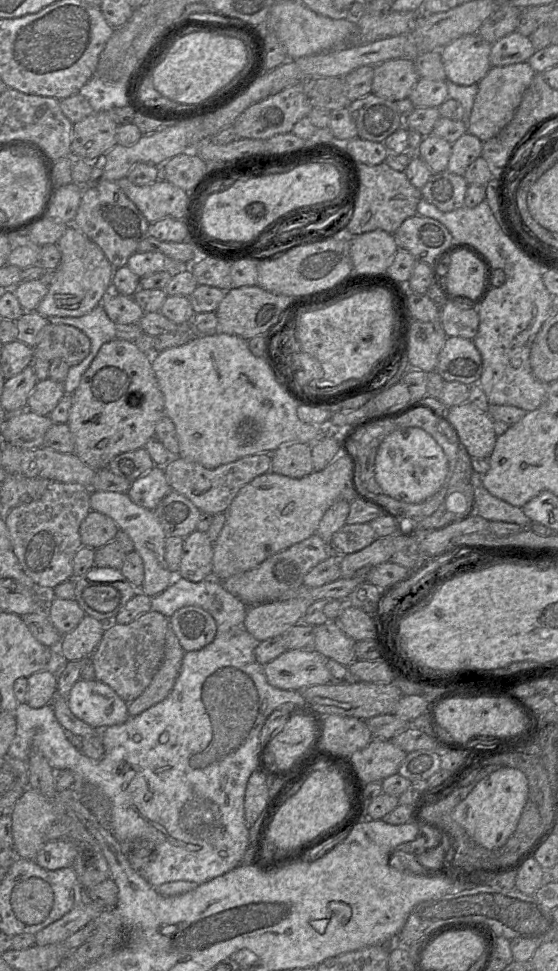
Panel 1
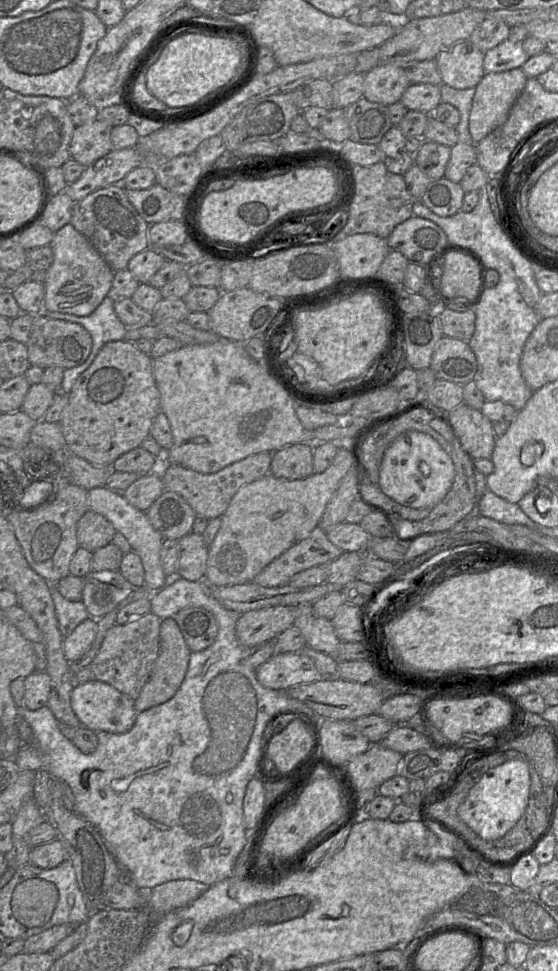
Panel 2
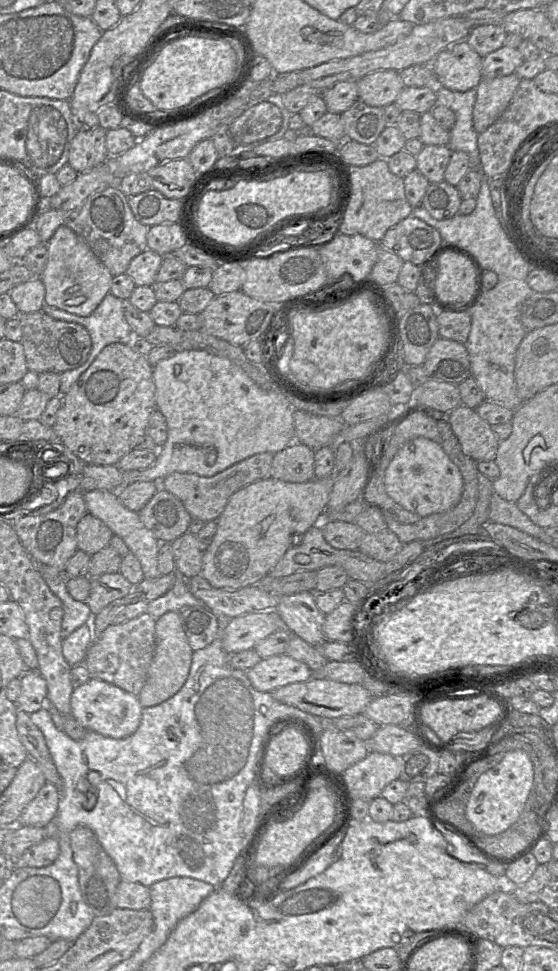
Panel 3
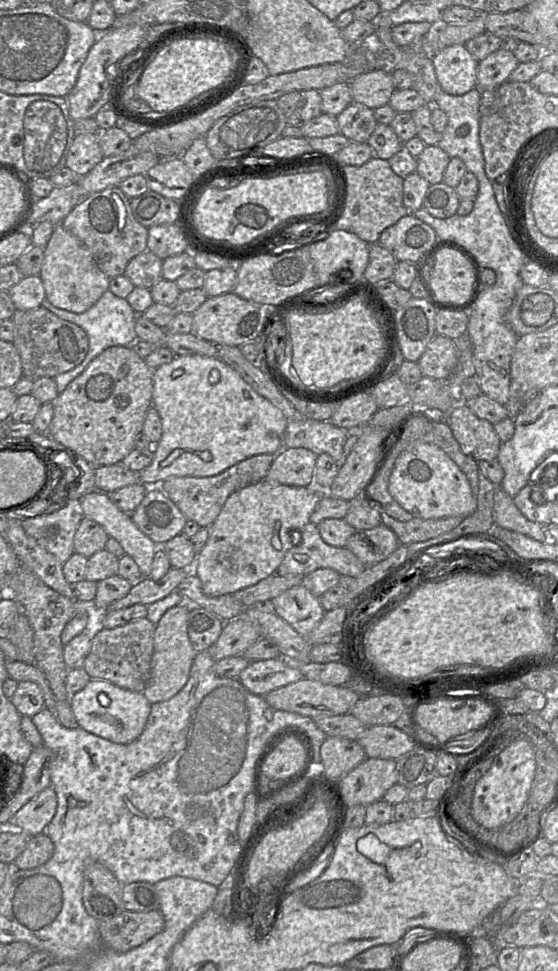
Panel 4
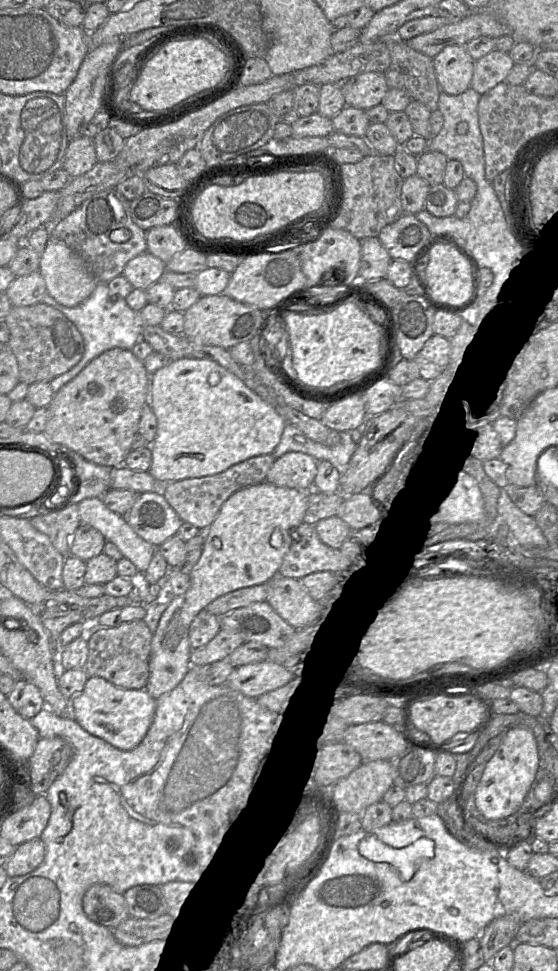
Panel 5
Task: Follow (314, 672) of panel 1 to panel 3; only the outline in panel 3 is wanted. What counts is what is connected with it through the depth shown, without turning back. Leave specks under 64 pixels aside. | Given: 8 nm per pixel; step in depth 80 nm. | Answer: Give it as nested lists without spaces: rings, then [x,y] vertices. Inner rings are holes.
[[[287,654],[262,659],[246,671],[252,686],[260,692],[272,692],[280,687],[309,680],[313,671],[303,662]]]

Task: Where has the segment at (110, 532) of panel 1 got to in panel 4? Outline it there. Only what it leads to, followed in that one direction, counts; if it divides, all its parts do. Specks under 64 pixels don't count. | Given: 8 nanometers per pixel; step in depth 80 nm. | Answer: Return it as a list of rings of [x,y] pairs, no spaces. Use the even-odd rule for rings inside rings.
[[[83,517],[74,535],[74,552],[89,558],[105,549],[108,538],[101,525],[90,518]]]

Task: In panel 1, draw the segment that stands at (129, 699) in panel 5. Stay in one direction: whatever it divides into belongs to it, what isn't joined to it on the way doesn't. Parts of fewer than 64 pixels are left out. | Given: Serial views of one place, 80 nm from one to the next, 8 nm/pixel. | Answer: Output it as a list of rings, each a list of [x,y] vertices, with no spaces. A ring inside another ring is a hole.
[[[78,680],[73,685],[67,702],[78,719],[98,731],[124,723],[130,717],[128,703],[111,687],[98,680]]]

